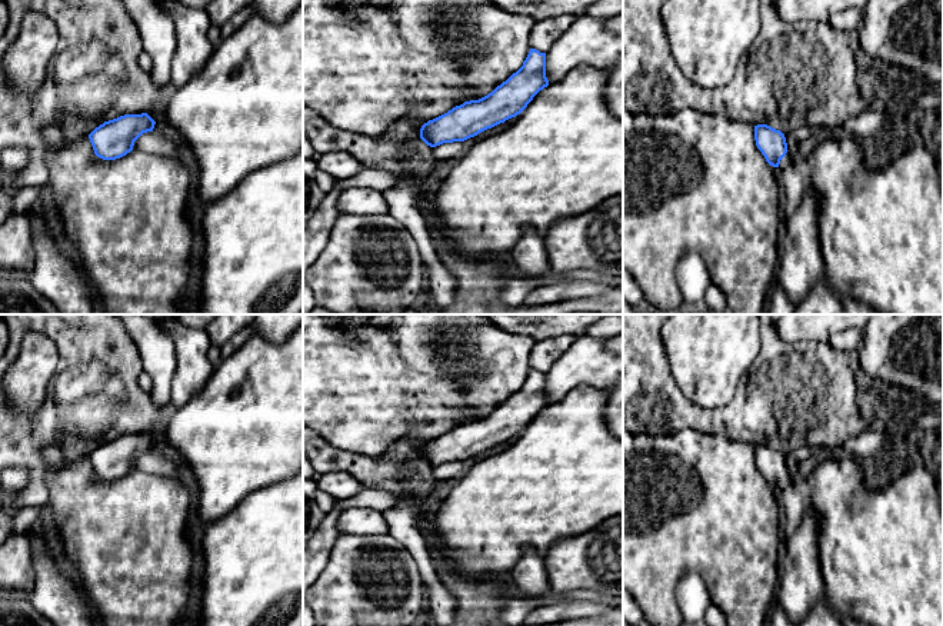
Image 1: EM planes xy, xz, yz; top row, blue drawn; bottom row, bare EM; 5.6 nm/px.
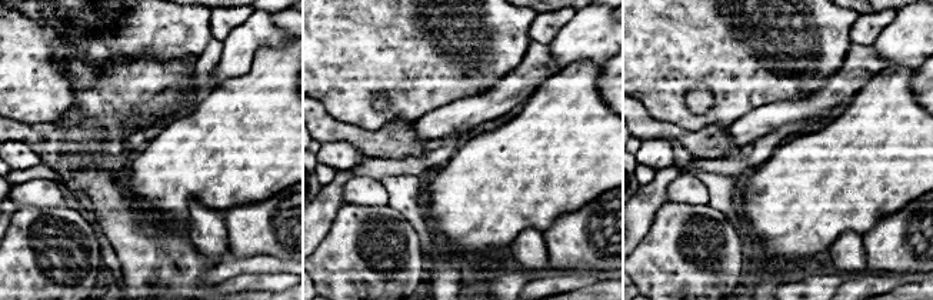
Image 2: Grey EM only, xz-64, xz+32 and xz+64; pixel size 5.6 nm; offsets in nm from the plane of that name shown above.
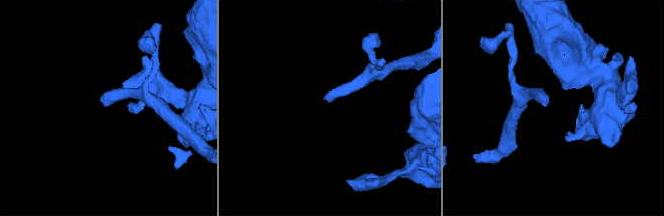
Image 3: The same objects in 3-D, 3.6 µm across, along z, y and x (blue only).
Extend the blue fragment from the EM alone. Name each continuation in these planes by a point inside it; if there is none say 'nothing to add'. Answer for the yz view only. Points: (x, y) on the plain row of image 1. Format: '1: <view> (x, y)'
1: yz (786, 480)

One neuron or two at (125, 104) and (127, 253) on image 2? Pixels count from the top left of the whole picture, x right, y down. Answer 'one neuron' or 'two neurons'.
one neuron

